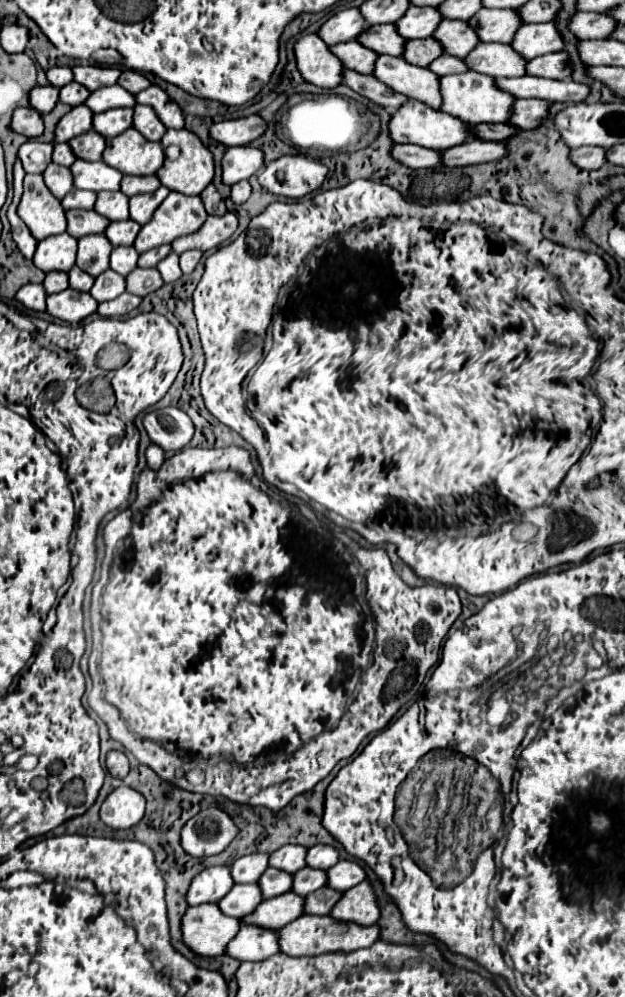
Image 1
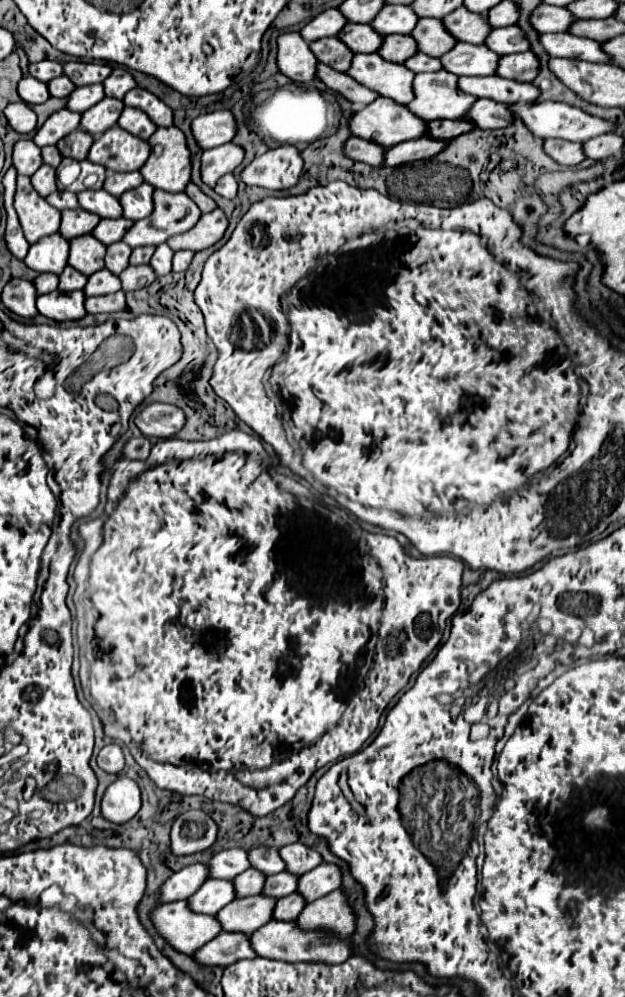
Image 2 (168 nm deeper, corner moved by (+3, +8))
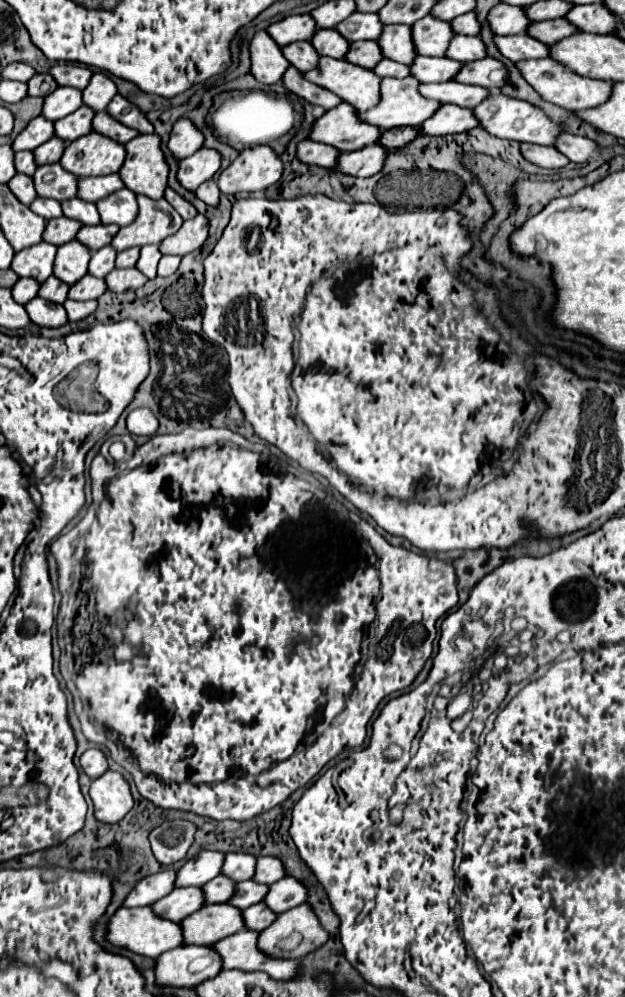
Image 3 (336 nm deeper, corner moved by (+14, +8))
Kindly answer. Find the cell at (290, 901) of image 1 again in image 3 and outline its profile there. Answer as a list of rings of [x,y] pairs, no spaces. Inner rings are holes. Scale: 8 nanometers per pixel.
[[[208,904],[180,922],[184,930],[184,946],[210,946],[244,928],[242,912],[230,904]]]

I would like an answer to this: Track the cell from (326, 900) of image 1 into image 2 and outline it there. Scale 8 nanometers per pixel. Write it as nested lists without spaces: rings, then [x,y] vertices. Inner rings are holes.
[[[297,892],[297,894],[289,894],[289,896],[283,896],[277,900],[277,906],[275,906],[275,914],[273,918],[277,920],[297,920],[297,916],[301,914],[301,910],[305,908],[305,898]]]

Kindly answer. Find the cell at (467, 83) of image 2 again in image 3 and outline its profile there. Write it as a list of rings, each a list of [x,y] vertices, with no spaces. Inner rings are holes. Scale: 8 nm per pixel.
[[[448,80],[440,84],[420,84],[420,94],[440,104],[456,104],[462,108],[474,108],[490,94],[490,90],[482,86],[466,86],[466,84]]]

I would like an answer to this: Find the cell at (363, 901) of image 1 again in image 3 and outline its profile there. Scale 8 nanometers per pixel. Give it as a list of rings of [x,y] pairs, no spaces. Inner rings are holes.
[[[300,904],[284,914],[258,934],[260,952],[270,958],[300,958],[328,940],[316,914],[308,904]]]

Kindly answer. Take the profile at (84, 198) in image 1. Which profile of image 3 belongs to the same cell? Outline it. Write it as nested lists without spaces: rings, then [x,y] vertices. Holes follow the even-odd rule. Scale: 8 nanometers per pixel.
[[[36,198],[30,204],[30,210],[36,212],[38,216],[42,216],[44,220],[52,220],[52,218],[60,218],[62,216],[62,206],[56,200],[50,198]]]

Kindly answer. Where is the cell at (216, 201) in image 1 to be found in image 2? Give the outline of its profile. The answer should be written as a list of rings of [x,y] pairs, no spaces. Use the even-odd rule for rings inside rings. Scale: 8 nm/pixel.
[[[189,184],[187,188],[185,188],[185,192],[187,192],[187,196],[201,208],[201,212],[213,212],[215,208],[217,208],[217,204],[197,186],[197,184]]]

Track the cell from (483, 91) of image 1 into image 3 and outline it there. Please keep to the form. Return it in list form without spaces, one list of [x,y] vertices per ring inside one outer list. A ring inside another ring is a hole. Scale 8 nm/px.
[[[384,78],[380,82],[380,102],[372,110],[360,114],[360,120],[380,126],[380,130],[396,126],[416,128],[438,108],[440,102],[420,96],[416,78]]]

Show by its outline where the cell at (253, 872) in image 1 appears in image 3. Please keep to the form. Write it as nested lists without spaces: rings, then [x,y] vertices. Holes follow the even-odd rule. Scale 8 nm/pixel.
[[[202,850],[176,872],[176,886],[204,886],[208,880],[220,874],[222,862],[224,854],[214,850]]]

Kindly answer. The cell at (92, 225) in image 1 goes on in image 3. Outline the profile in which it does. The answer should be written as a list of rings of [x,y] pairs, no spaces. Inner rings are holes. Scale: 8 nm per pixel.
[[[52,218],[46,222],[46,230],[42,234],[42,240],[48,242],[48,244],[54,244],[54,246],[62,246],[70,240],[76,238],[78,230],[80,230],[80,222],[76,220],[70,220],[70,218]]]

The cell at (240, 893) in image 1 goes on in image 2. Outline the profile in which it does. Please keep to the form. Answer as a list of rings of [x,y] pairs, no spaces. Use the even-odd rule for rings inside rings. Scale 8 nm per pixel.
[[[211,878],[189,898],[189,906],[195,912],[217,914],[223,906],[227,906],[233,900],[235,900],[235,886],[231,886],[231,882],[219,882]]]

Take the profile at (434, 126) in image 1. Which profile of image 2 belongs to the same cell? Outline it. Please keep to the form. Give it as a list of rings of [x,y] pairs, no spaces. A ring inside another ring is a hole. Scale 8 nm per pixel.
[[[377,98],[367,108],[359,110],[349,124],[355,136],[389,148],[427,134],[427,122],[415,118],[407,106],[391,102],[391,98]]]

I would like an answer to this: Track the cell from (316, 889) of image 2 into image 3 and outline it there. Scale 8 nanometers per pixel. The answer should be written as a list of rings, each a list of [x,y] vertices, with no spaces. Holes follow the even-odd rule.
[[[282,878],[280,882],[274,882],[268,890],[268,894],[264,896],[264,904],[276,912],[282,914],[294,906],[300,906],[302,902],[306,902],[308,898],[308,890],[302,882],[298,882],[296,878]]]

